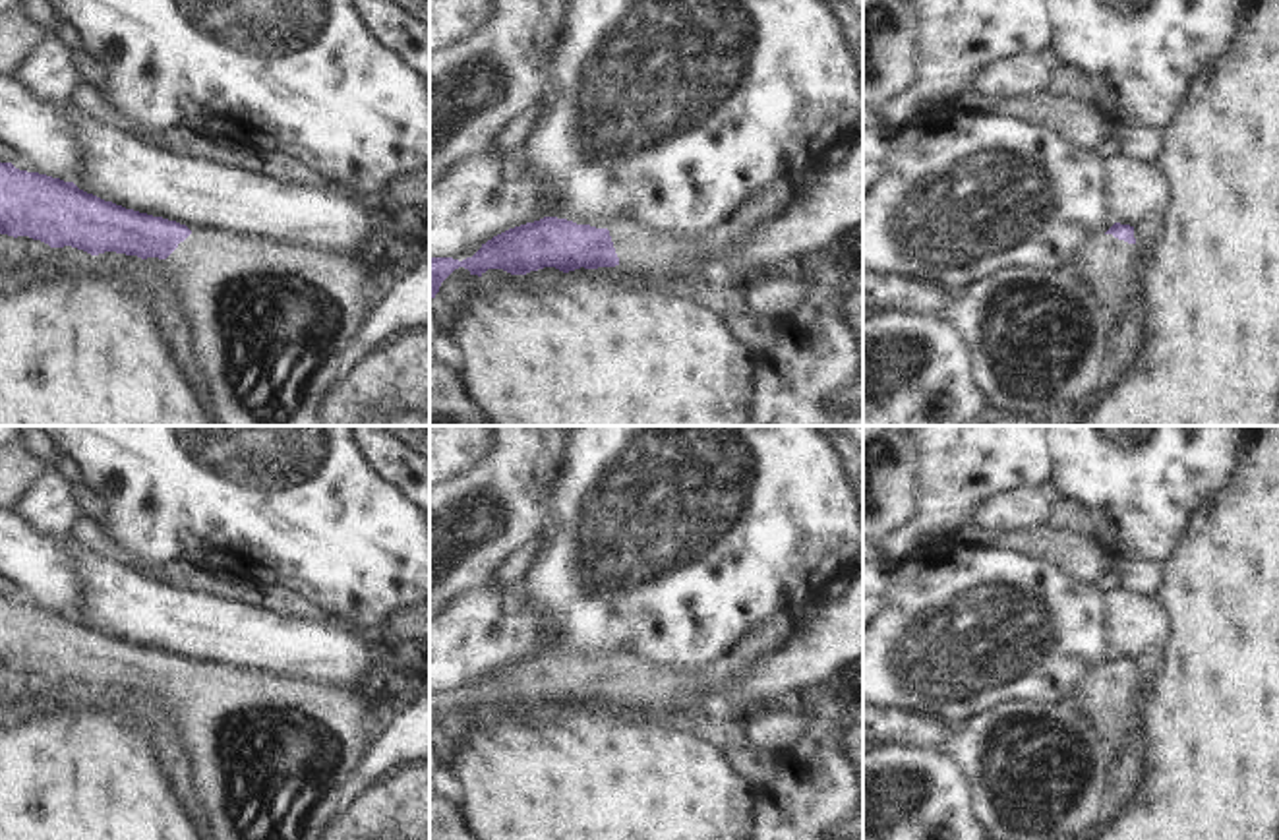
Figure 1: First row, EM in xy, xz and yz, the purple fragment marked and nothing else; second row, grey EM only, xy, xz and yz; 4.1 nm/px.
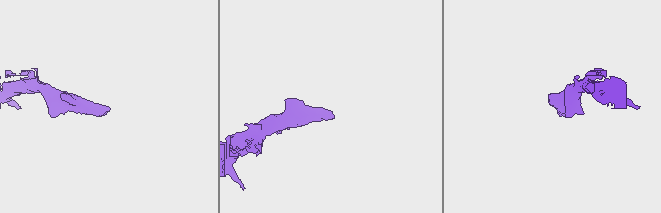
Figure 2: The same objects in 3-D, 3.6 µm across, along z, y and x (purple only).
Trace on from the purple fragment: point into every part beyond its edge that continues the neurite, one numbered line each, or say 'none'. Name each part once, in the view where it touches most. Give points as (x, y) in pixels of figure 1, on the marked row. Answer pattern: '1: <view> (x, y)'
1: xz (641, 248)

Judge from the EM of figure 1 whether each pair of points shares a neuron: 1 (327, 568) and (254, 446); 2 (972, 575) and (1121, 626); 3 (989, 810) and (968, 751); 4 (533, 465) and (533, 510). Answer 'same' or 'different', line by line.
1: same
2: different
3: same
4: same

